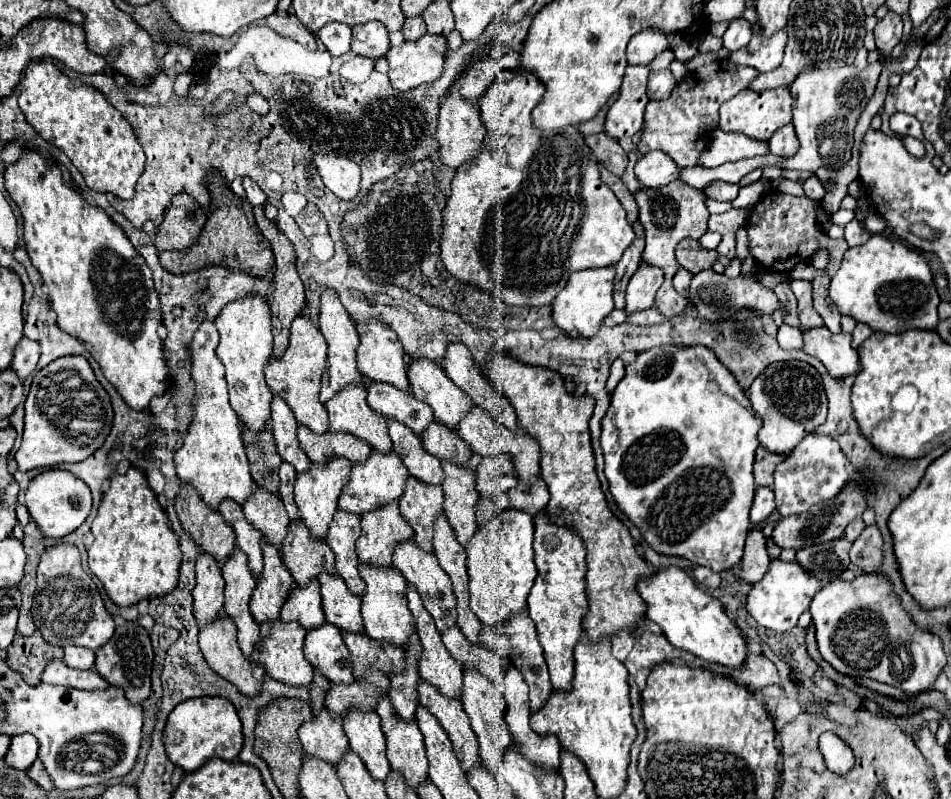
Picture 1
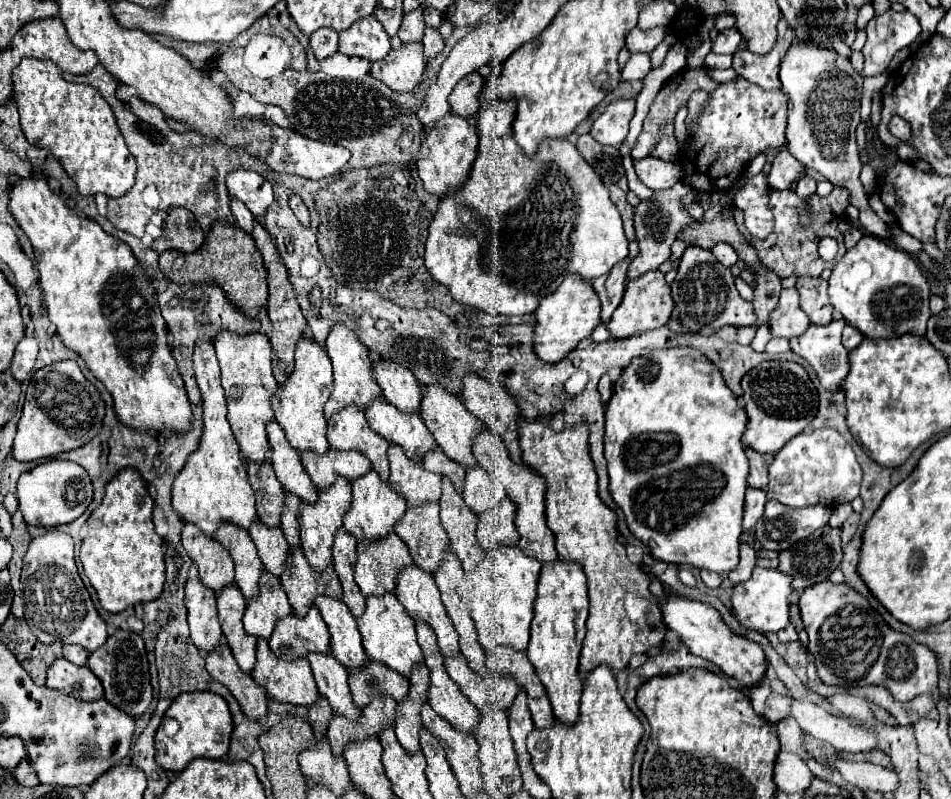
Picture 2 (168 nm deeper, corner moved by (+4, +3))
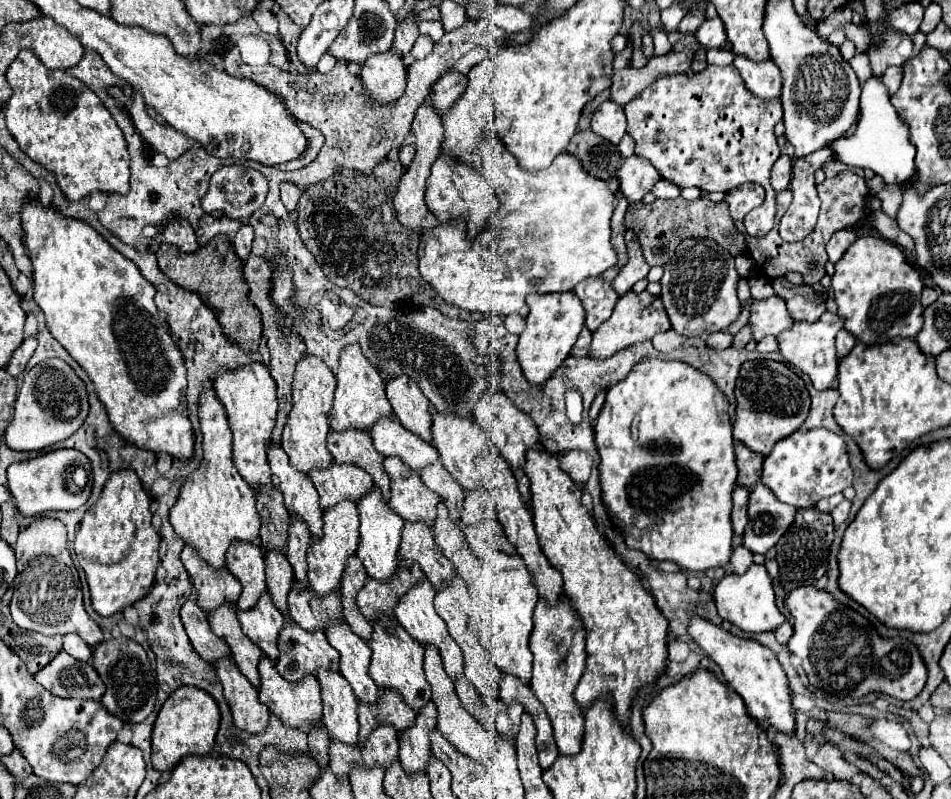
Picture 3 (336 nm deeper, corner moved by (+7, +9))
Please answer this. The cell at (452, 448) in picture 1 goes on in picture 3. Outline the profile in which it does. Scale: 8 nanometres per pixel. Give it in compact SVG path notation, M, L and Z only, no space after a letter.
M435 461L433 465L425 467L419 475L425 487L429 487L433 493L437 493L445 501L445 507L449 509L449 517L453 521L459 521L465 493L459 487L459 483L449 475L449 471L441 465L441 461Z

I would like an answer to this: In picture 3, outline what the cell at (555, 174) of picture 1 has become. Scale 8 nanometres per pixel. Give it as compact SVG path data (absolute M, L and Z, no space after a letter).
M489 135L485 145L483 145L483 177L491 183L491 187L495 189L497 197L499 197L499 211L495 213L495 217L487 223L487 227L481 231L481 235L471 243L467 241L465 237L465 223L461 219L457 219L455 223L439 223L435 229L431 229L429 233L425 233L421 237L421 243L419 243L419 275L437 291L437 295L441 299L445 299L447 303L451 305L457 305L465 311L479 311L479 313L485 313L485 315L495 315L495 317L507 317L511 313L517 313L521 317L527 315L527 303L525 303L525 297L529 293L563 293L563 291L573 291L575 285L587 277L595 277L595 275L601 275L603 271L611 269L615 263L617 263L617 255L615 255L615 249L611 247L611 227L609 227L609 221L611 221L611 213L613 213L613 199L615 195L607 189L607 183L597 179L597 177L589 177L589 173L585 173L581 169L581 163L577 161L577 157L573 157L571 153L561 153L553 159L551 167L543 169L543 171L535 171L535 173L527 173L523 171L515 157L505 149L505 145L495 137L495 135Z

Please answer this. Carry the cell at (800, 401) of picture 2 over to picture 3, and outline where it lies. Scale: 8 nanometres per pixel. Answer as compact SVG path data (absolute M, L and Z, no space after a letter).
M767 359L747 361L741 367L735 385L735 397L737 417L733 423L733 437L735 441L741 441L751 451L761 453L763 457L771 453L777 441L789 437L803 425L811 405L803 379L795 375L791 369L787 369L783 363Z

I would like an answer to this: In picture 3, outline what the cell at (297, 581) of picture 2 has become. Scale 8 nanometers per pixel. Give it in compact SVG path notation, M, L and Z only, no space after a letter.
M299 581L293 583L287 605L293 621L305 631L317 631L317 629L327 631L331 623L337 623L343 619L339 593L331 593L325 599L319 599Z

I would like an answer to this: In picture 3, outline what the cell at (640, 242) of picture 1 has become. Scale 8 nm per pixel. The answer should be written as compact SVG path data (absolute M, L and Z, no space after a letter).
M589 277L575 287L575 295L579 297L585 309L585 327L593 333L605 319L611 317L613 307L617 303L617 293L611 289L603 277Z

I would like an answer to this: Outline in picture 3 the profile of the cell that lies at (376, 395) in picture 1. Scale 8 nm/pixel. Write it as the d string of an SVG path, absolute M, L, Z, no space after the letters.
M397 419L377 421L371 429L371 439L383 457L399 457L417 473L425 465L431 465L431 461L439 459L439 453L431 443L419 439L411 431L405 431Z

